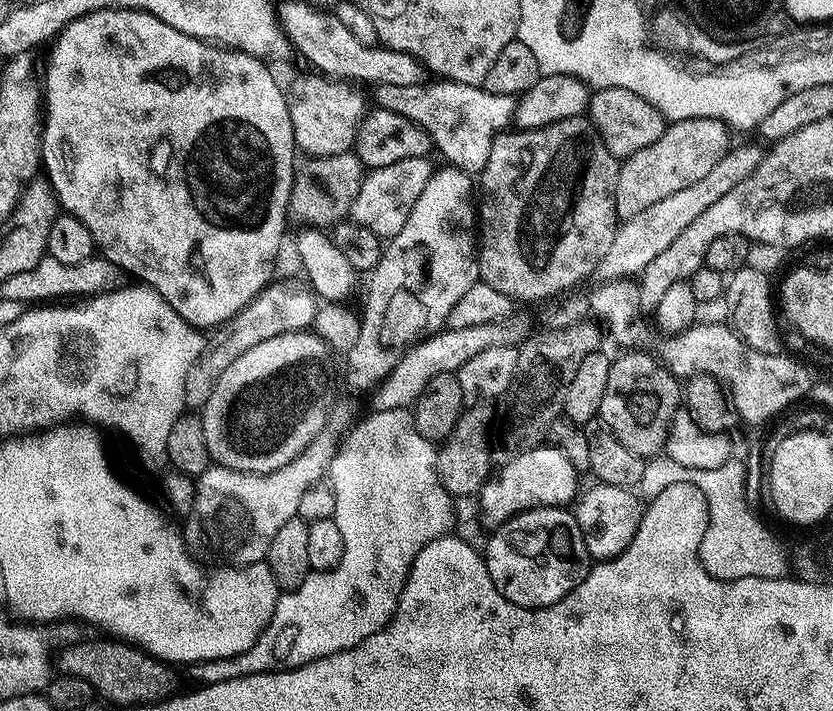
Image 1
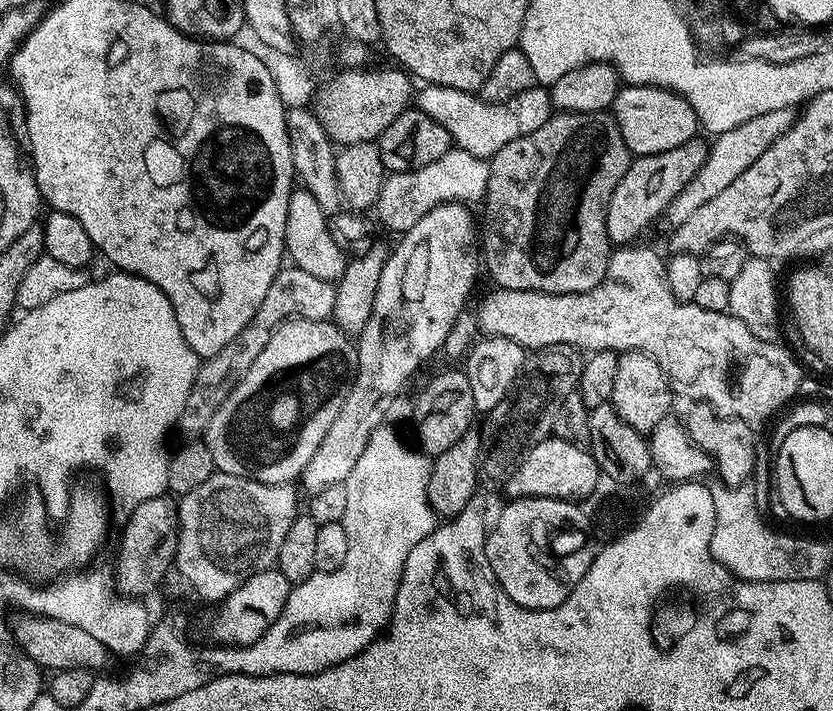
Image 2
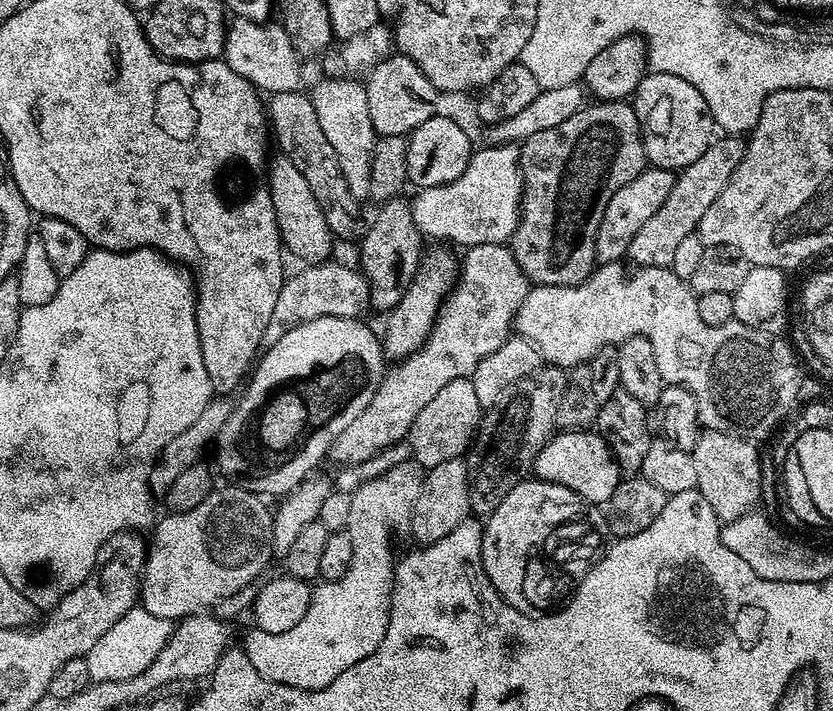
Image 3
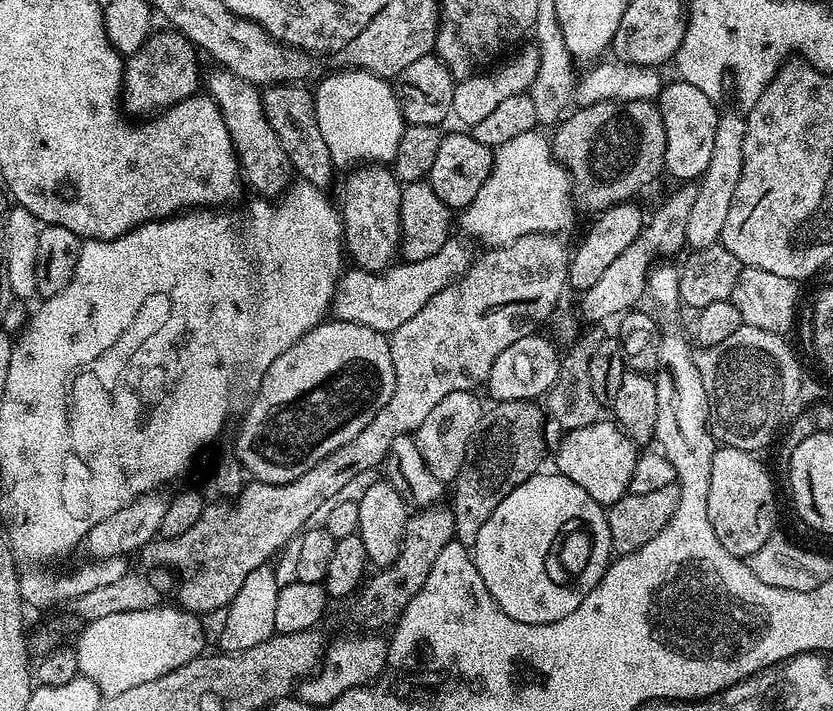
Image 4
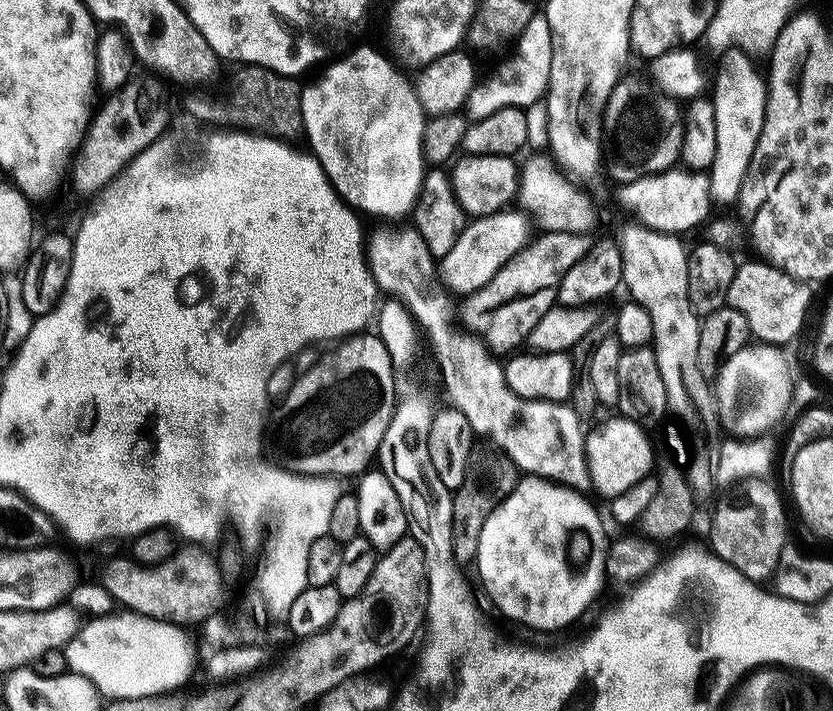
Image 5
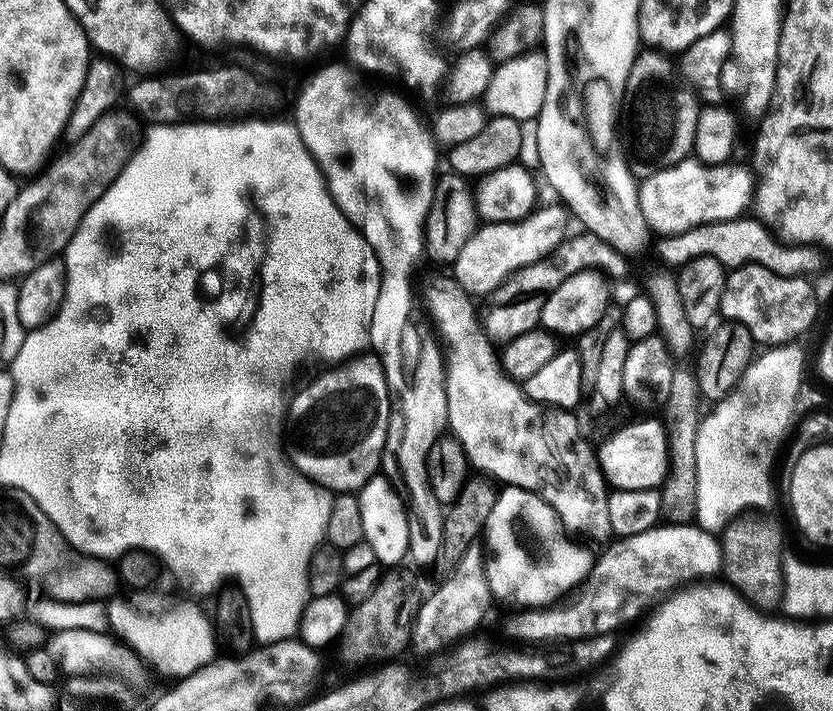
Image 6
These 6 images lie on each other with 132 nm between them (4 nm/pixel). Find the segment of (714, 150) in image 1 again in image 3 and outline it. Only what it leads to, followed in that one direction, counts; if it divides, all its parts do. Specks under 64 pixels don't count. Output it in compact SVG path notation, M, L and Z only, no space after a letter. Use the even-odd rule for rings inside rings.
M645 167L643 172L634 178L634 182L626 182L610 203L606 205L606 214L602 214L602 226L598 226L598 238L596 239L596 259L600 264L614 264L625 259L630 242L642 226L646 226L653 214L658 214L662 202L674 190L677 173L671 168Z

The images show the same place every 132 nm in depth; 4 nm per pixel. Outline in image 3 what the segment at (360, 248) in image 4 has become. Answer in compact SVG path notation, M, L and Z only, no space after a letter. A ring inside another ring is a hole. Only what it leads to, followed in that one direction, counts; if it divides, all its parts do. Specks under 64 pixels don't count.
M324 80L310 89L310 95L314 110L318 110L318 123L321 124L326 139L330 141L330 146L334 146L334 154L338 154L339 179L344 181L348 193L357 202L367 201L370 166L378 137L370 118L364 84L356 80Z

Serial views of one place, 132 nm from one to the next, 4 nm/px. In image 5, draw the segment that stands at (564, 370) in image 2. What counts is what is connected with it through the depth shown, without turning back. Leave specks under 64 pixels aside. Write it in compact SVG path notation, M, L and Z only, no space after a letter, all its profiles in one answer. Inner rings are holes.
M495 455L485 462L484 472L480 472L476 462L469 463L466 478L462 478L462 486L458 486L452 493L452 553L462 566L471 565L475 561L478 538L482 538L482 526L486 526L486 518L490 518L496 507L516 488L516 465L509 456Z

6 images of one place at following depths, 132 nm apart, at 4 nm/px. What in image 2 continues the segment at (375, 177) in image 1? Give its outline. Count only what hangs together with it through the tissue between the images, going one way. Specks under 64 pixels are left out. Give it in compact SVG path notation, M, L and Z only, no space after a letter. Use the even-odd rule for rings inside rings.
M453 146L438 162L430 166L415 168L412 172L393 172L387 177L374 205L374 212L395 234L403 234L412 229L422 217L440 204L479 205L488 192L489 161L467 153Z

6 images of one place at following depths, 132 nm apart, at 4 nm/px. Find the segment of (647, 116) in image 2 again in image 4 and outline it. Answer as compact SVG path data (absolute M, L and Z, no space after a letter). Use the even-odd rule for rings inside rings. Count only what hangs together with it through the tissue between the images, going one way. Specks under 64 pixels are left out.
M679 78L673 79L673 84L665 83L658 97L658 107L662 114L662 126L666 130L666 158L664 166L667 175L672 175L676 182L696 182L710 163L710 154L713 153L714 134L718 127L721 113L716 110L717 101L712 100L698 86L690 86L690 82Z

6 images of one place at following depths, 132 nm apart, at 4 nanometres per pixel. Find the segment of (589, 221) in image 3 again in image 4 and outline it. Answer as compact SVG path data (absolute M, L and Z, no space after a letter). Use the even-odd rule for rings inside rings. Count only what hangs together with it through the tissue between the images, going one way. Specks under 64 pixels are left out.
M652 100L642 101L602 101L601 104L577 107L576 113L565 115L555 125L556 137L551 137L552 152L563 164L572 181L574 196L588 208L603 210L633 199L635 192L652 184L665 171L666 130L662 126L662 114Z

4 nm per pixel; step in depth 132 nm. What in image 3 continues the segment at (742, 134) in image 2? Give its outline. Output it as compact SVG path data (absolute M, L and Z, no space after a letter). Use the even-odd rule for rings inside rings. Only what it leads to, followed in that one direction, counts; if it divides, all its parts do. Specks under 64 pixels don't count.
M724 134L713 139L706 154L702 154L702 158L697 158L695 162L690 162L690 166L686 166L677 175L674 190L670 190L666 202L662 202L658 214L653 214L646 226L642 226L638 234L634 234L626 253L627 259L632 259L633 265L642 268L669 267L674 262L674 250L687 235L699 229L702 214L710 210L710 202L714 202L714 198L718 198L722 190L726 190L726 182L730 182L734 170L738 170L742 162L745 147L745 141L736 134Z

